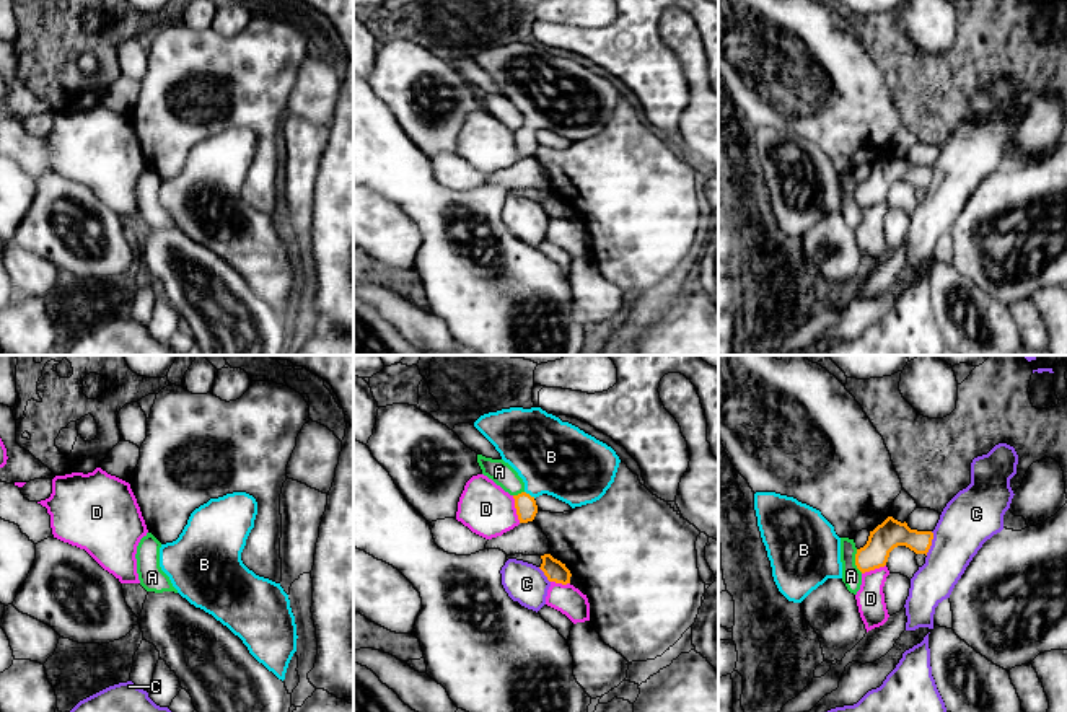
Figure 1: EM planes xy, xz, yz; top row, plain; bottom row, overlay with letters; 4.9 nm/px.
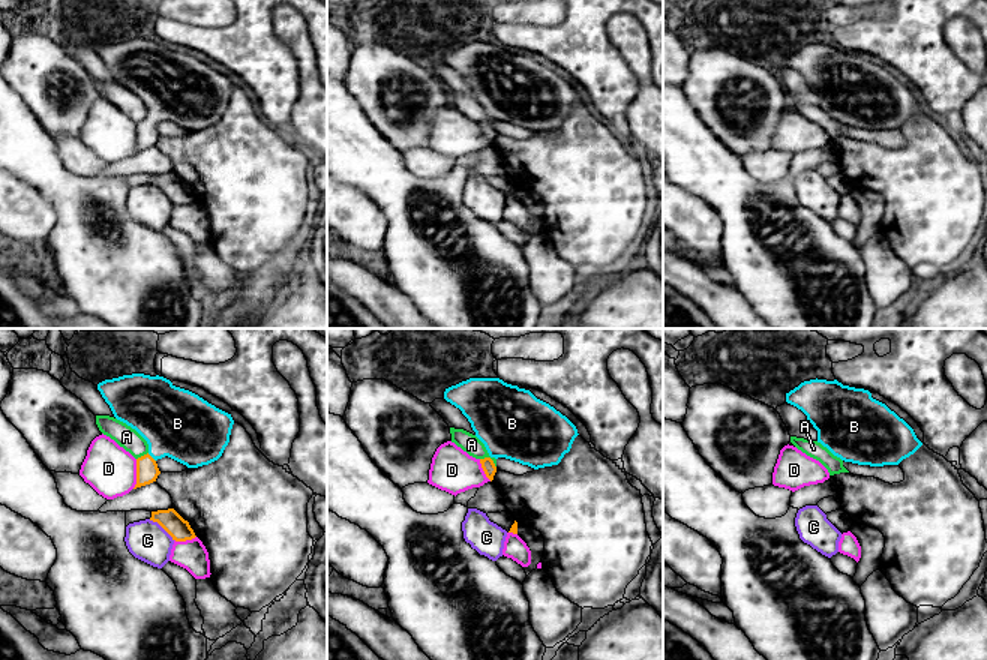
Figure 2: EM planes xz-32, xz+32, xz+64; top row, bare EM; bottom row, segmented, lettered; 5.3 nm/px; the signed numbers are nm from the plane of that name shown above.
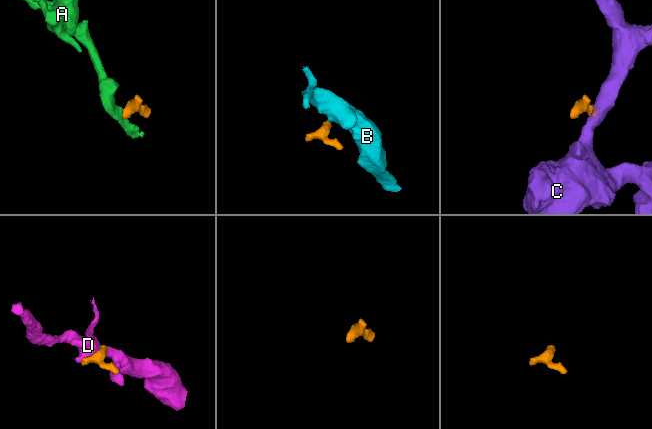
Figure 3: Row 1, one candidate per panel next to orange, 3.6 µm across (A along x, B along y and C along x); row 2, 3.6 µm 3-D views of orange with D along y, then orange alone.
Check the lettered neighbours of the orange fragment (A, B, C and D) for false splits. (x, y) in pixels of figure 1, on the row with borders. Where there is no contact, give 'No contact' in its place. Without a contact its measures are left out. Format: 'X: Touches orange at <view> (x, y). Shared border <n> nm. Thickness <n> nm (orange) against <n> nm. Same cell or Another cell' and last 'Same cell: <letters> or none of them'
A: Touches orange at yz (856, 561). Shared border 120 nm. Thickness 140 nm (orange) against 100 nm. Another cell
B: Touches orange at xz (528, 494). Shared border 70 nm. Thickness 110 nm (orange) against 360 nm. Same cell
C: Touches orange at yz (930, 543). Shared border 120 nm. Thickness 140 nm (orange) against 280 nm. Another cell
D: Touches orange at xz (515, 507). Shared border 140 nm. Thickness 110 nm (orange) against 260 nm. Another cell
Same cell: B

